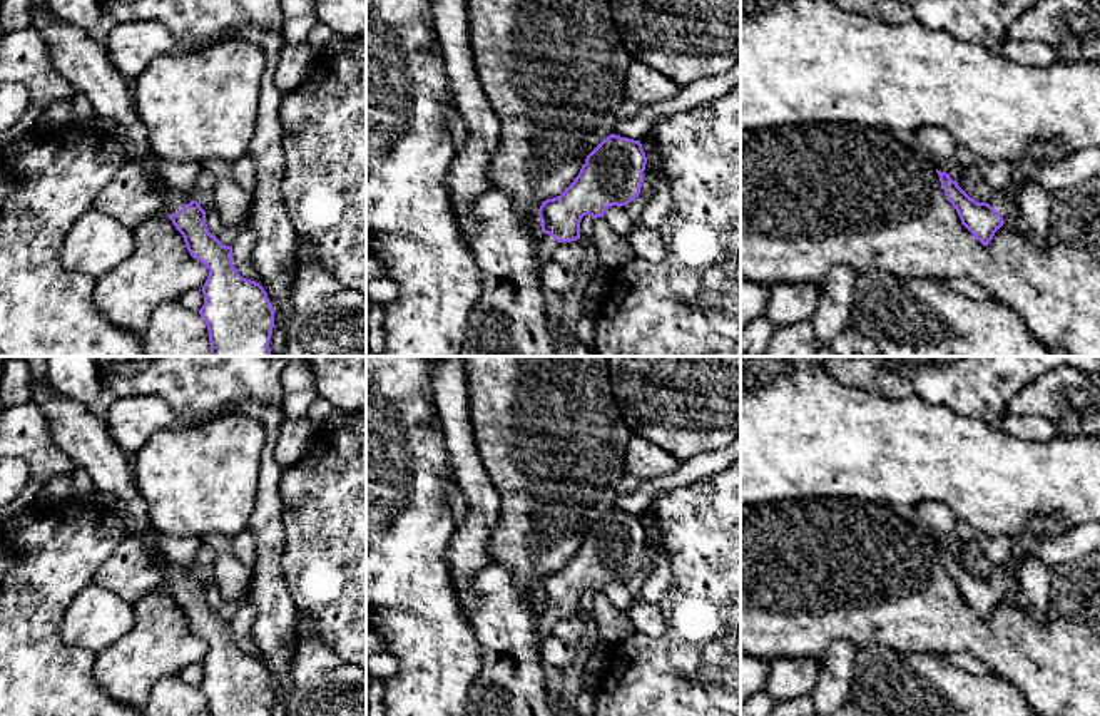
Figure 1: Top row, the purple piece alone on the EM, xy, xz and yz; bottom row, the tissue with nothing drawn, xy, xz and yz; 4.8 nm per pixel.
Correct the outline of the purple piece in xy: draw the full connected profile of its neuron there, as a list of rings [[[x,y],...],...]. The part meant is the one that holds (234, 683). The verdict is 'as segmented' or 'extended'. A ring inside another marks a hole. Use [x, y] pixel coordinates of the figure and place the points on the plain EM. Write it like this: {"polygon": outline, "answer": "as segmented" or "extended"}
{"polygon": [[[50,385],[35,386],[32,400],[43,410],[52,440],[90,475],[102,500],[114,500],[122,507],[129,530],[164,565],[164,589],[182,609],[191,631],[209,644],[199,684],[209,716],[271,716],[274,684],[267,667],[259,657],[237,647],[232,621],[209,607],[201,579],[164,559],[157,542],[147,535],[154,529],[149,505],[135,485],[132,458],[112,440],[105,422]]], "answer": "extended"}

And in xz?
{"polygon": [[[610,509],[585,534],[575,555],[538,584],[542,609],[538,637],[550,636],[558,617],[580,614],[583,591],[603,592],[612,580],[627,580],[639,572],[647,532],[640,515]]], "answer": "extended"}

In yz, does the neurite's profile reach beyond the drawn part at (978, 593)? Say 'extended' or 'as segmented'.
extended

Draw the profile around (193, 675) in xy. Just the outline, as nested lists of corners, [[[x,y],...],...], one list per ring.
[[[194,662],[194,664],[189,664],[186,666],[182,671],[181,671],[181,679],[191,686],[199,686],[204,679],[204,669],[202,669],[202,664],[201,662]]]

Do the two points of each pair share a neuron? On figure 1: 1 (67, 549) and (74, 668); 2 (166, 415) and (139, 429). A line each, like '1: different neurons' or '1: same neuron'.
1: same neuron
2: same neuron

